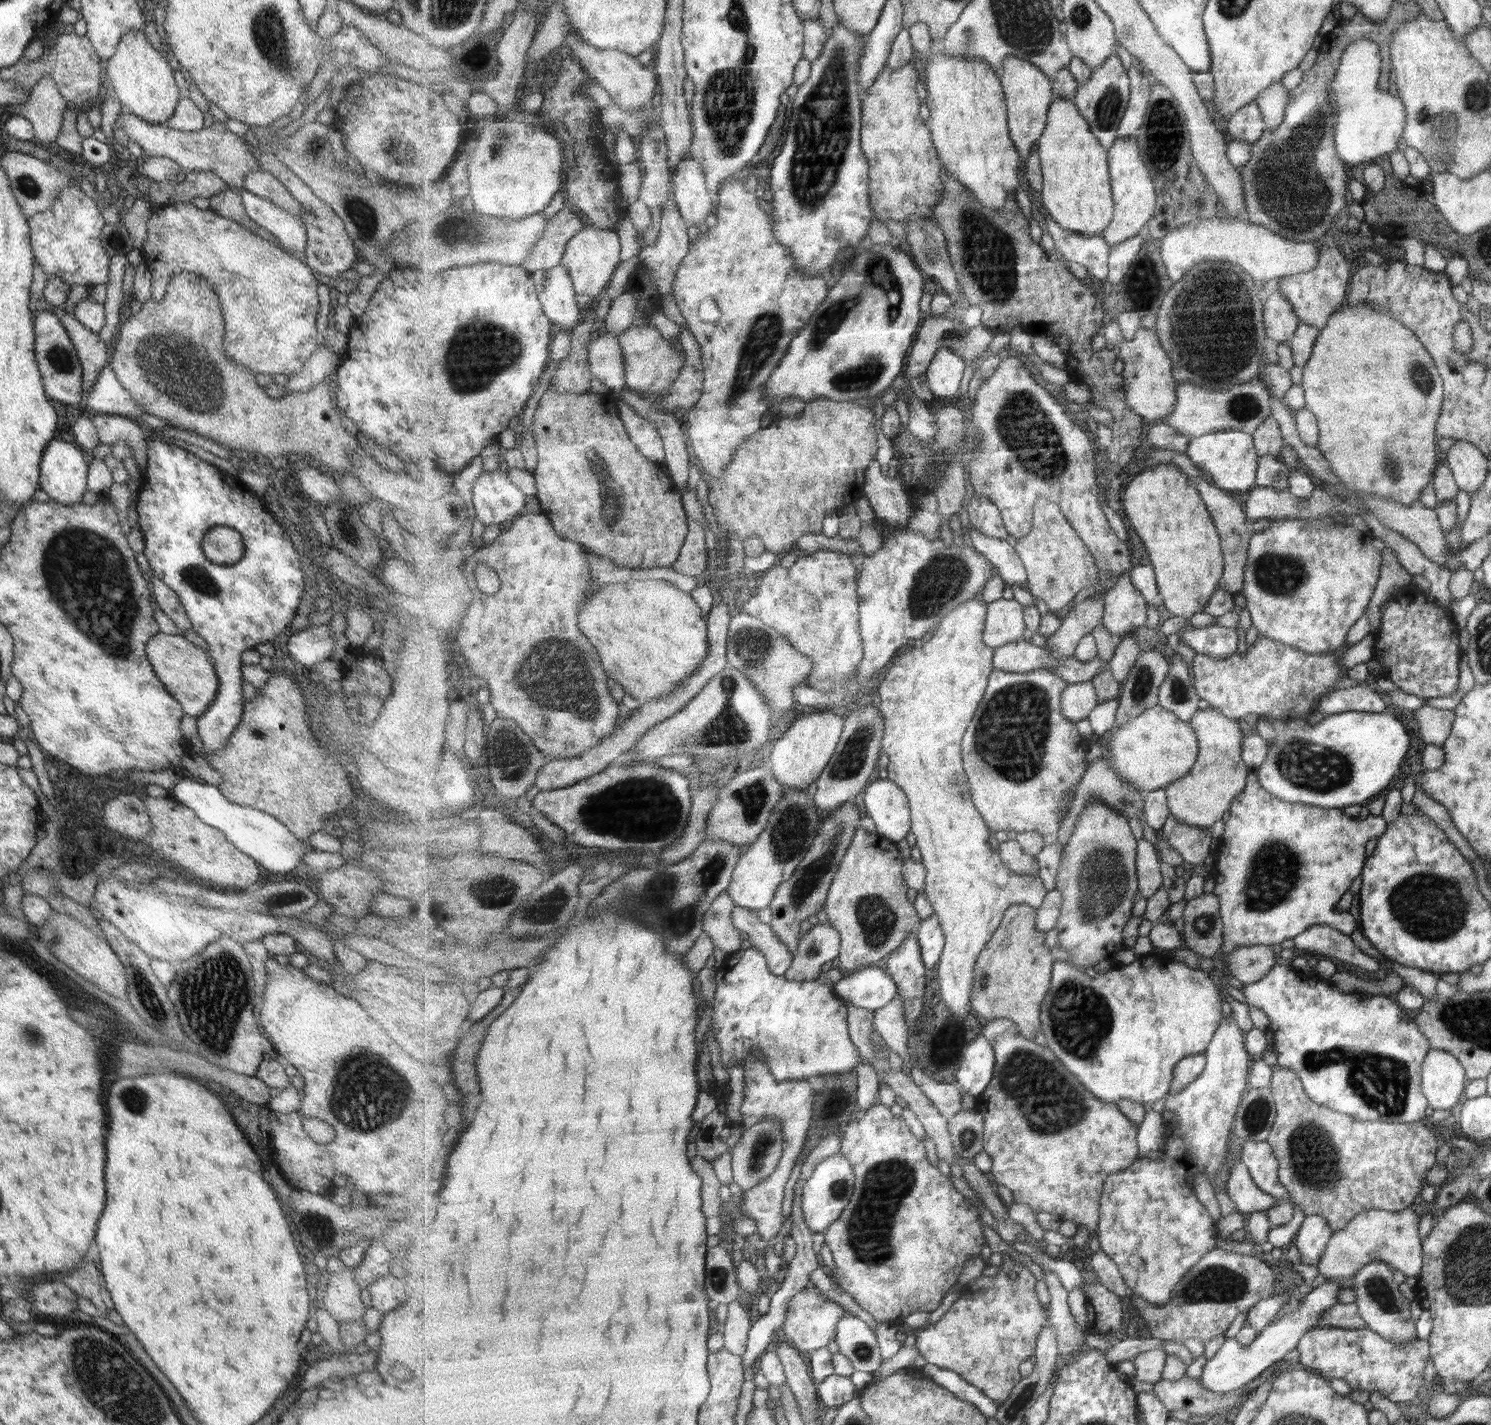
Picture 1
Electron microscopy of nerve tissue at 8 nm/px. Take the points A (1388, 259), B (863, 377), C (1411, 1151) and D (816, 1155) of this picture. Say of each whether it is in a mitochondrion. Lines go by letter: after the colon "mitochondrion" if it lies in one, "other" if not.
A: other
B: mitochondrion
C: other
D: other

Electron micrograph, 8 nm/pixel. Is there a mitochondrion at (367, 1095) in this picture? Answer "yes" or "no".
yes

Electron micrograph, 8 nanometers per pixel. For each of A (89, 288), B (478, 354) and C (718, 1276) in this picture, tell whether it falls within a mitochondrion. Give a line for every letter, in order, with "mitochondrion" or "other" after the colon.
A: other
B: mitochondrion
C: mitochondrion

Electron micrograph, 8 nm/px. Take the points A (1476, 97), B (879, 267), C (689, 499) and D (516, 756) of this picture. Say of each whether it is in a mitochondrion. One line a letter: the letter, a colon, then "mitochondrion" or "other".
A: mitochondrion
B: mitochondrion
C: other
D: mitochondrion

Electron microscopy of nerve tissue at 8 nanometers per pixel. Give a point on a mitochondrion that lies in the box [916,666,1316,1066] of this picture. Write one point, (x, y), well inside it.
(1011, 737)

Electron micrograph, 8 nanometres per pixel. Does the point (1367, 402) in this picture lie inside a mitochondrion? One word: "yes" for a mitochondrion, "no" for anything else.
no

